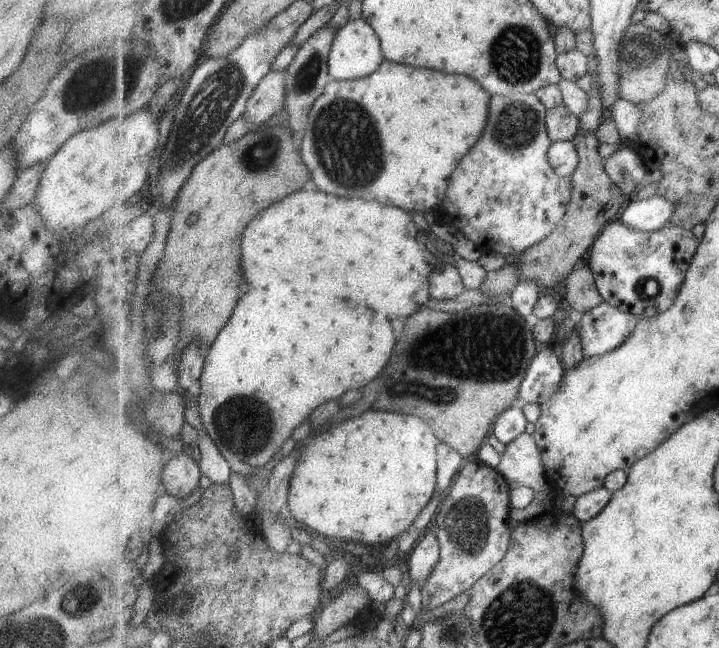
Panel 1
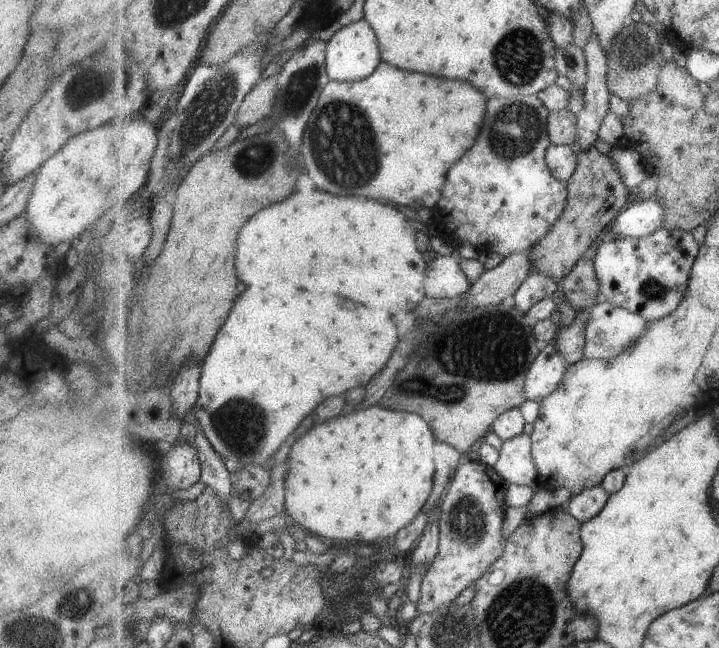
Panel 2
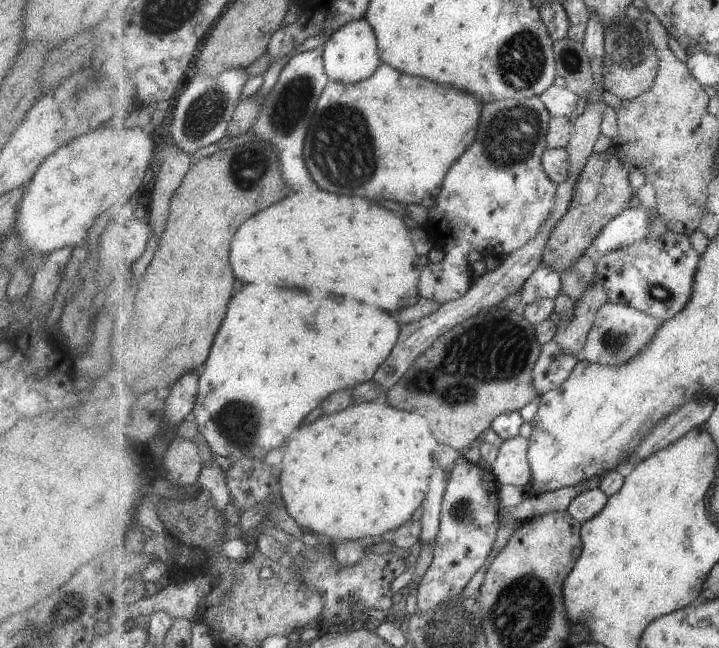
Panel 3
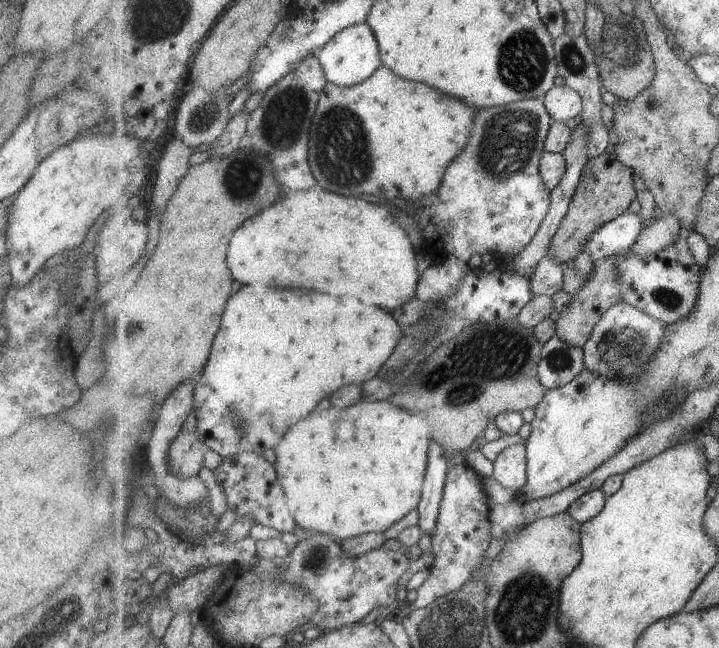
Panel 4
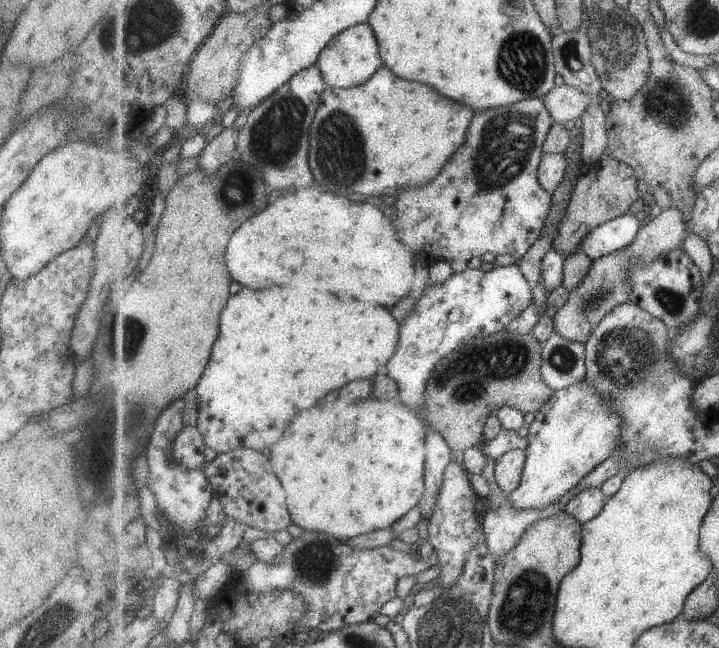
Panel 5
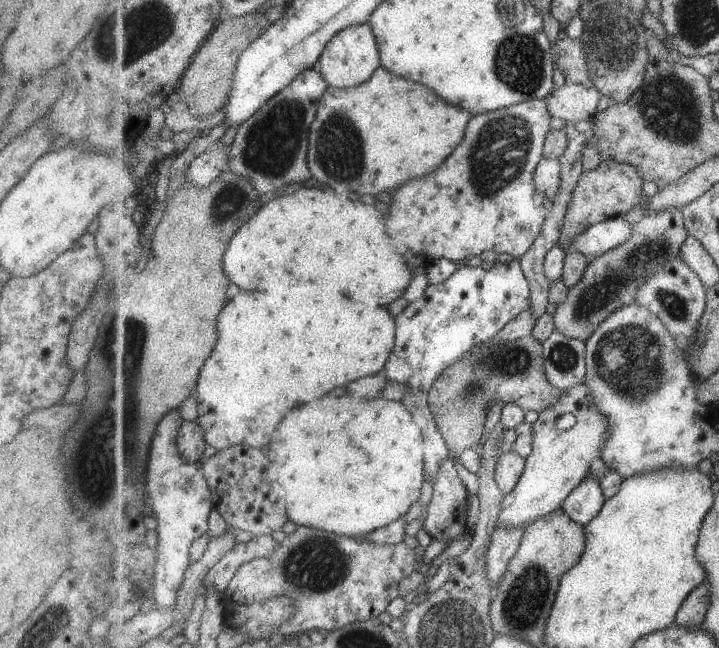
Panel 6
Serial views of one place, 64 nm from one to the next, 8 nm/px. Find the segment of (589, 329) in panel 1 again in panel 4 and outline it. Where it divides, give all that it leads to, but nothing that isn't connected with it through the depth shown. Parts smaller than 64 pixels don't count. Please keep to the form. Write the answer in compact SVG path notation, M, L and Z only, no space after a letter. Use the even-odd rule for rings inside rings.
M619 303L609 308L583 348L587 370L605 376L609 380L643 378L645 372L649 370L651 360L661 350L665 328L667 328L665 322L655 319L635 306Z

